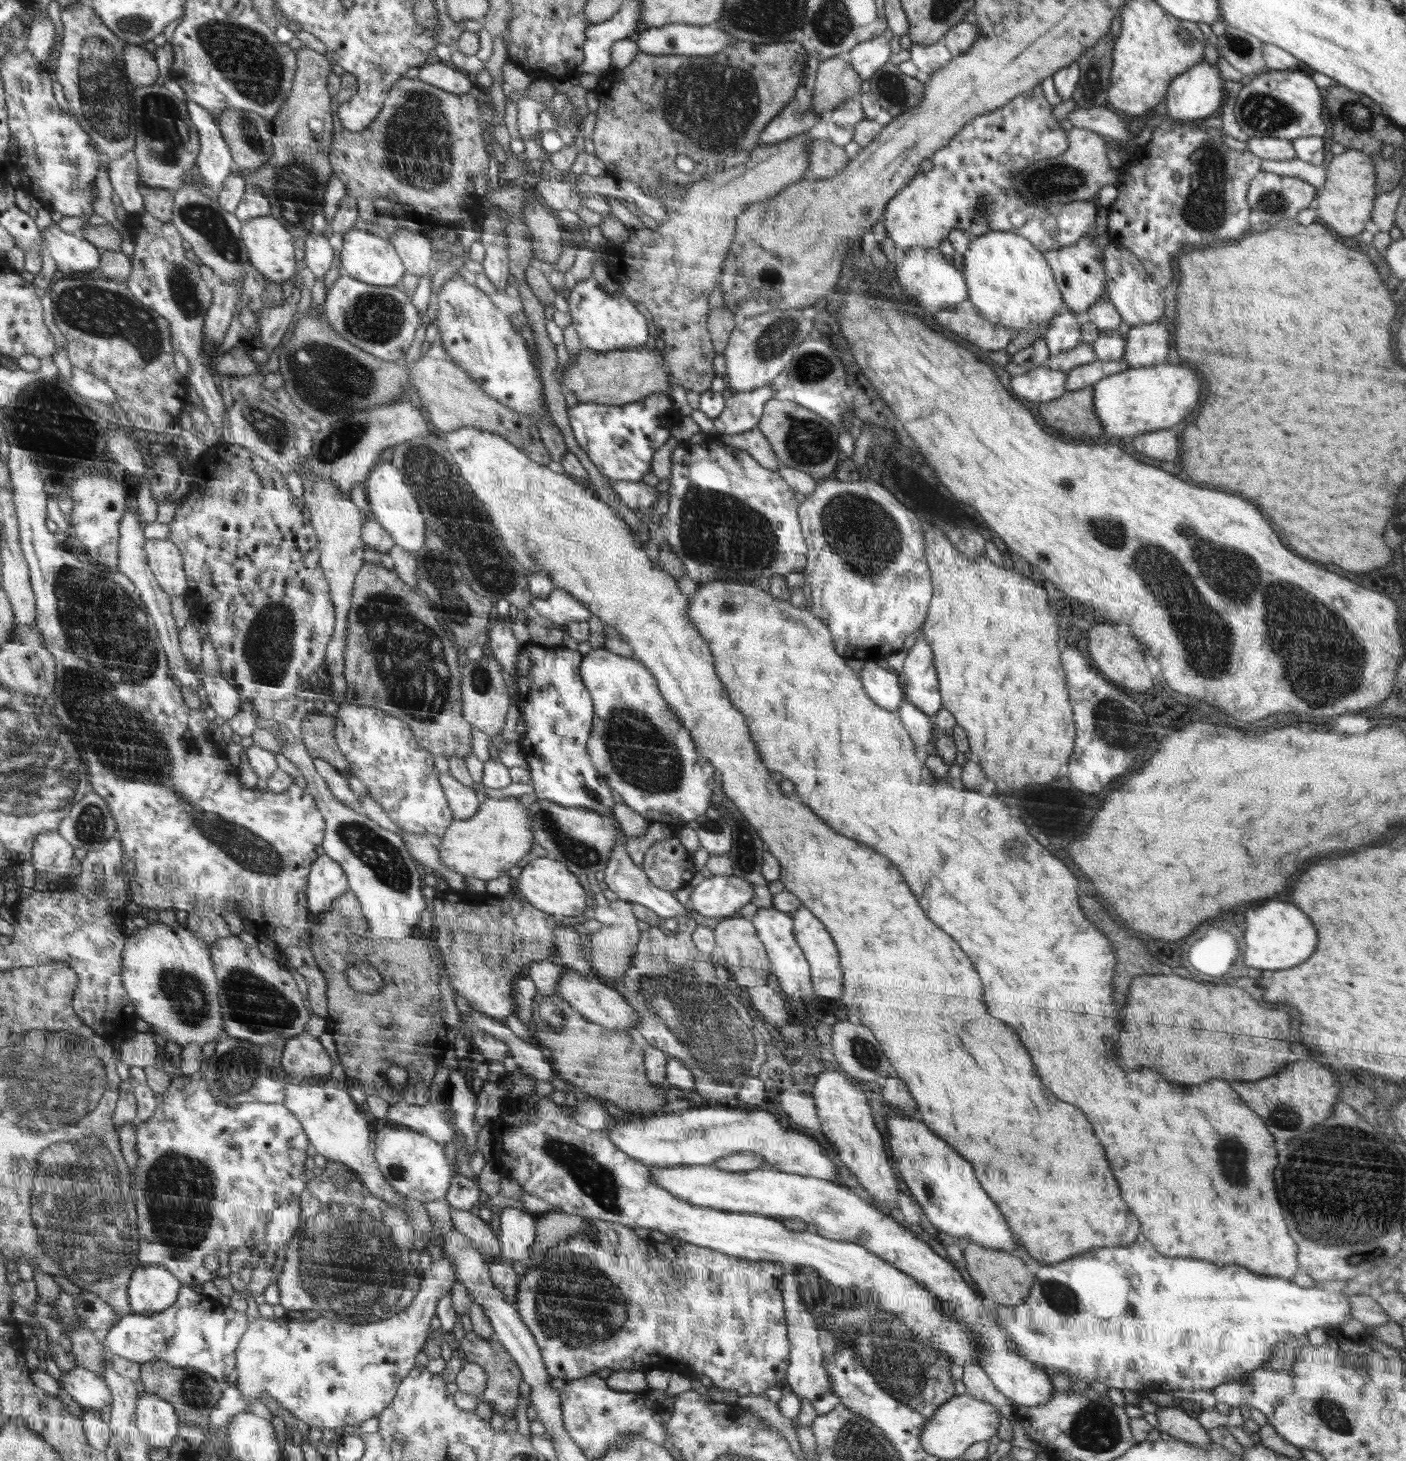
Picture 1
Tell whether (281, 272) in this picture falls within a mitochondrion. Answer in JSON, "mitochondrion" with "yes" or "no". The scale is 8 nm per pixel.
{"mitochondrion":"no"}

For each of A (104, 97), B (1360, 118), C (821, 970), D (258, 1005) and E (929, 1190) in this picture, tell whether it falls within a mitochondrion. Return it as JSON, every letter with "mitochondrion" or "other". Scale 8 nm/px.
{"A":"mitochondrion","B":"mitochondrion","C":"other","D":"mitochondrion","E":"mitochondrion"}

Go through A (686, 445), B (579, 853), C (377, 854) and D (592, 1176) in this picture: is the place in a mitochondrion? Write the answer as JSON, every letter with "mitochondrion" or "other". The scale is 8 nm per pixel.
{"A":"other","B":"mitochondrion","C":"mitochondrion","D":"mitochondrion"}

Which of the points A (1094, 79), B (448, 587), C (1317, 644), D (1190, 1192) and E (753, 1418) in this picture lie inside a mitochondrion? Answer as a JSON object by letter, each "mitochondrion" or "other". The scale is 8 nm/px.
{"A":"mitochondrion","B":"mitochondrion","C":"mitochondrion","D":"other","E":"other"}

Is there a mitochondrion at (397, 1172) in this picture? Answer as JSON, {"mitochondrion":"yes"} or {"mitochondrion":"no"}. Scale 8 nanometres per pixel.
{"mitochondrion":"yes"}

